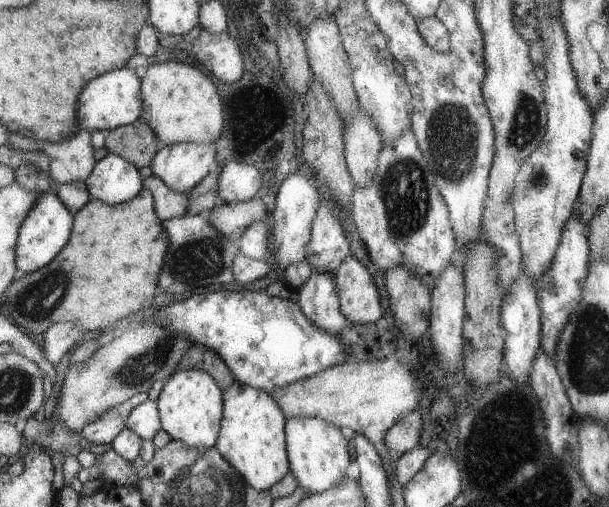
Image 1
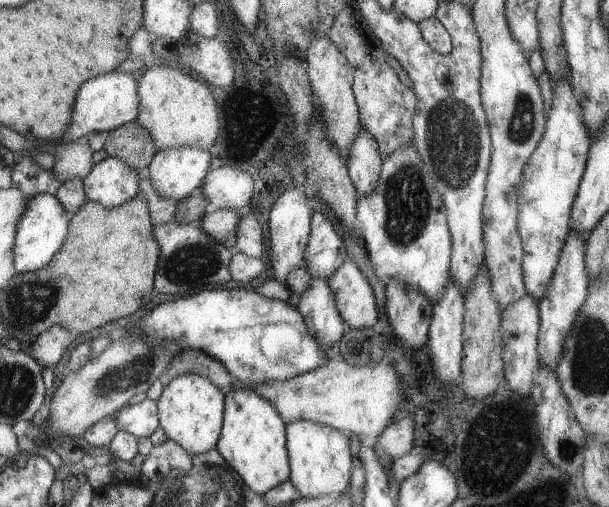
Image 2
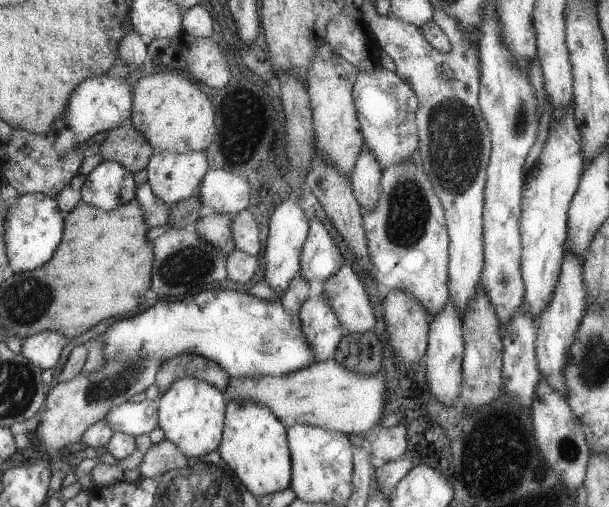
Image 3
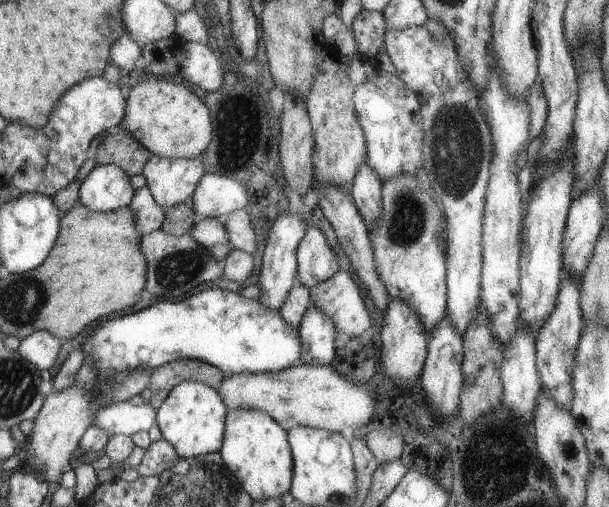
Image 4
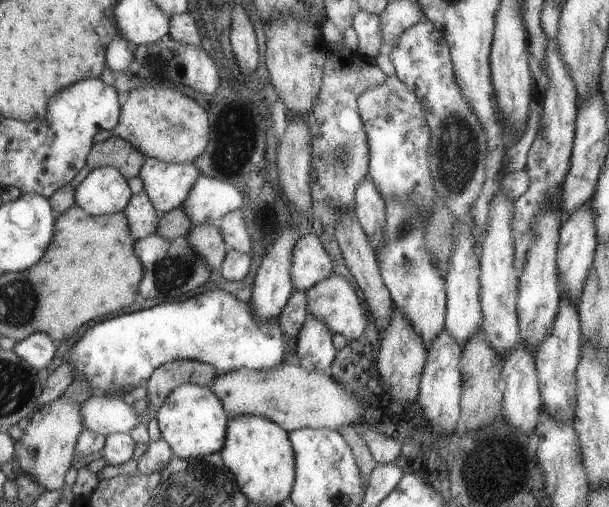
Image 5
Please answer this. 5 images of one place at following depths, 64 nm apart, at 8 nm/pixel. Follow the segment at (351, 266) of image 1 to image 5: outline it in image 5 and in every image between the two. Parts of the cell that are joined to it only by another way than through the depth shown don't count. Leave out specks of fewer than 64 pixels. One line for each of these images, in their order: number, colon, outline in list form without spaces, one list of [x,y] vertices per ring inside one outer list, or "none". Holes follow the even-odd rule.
2: [[[349,258],[329,278],[331,290],[335,290],[335,302],[339,314],[347,322],[347,328],[369,328],[377,322],[377,308],[373,292],[363,274]]]
3: [[[345,262],[331,278],[321,284],[321,294],[331,302],[331,308],[339,316],[339,322],[347,334],[369,332],[369,328],[375,324],[373,310],[361,280],[347,264],[349,262]]]
4: [[[339,270],[329,280],[319,282],[311,296],[311,304],[331,316],[335,328],[349,338],[357,338],[361,332],[367,332],[371,324],[359,288],[345,270]]]
5: [[[331,274],[329,278],[313,284],[309,290],[305,290],[305,296],[307,296],[307,314],[317,316],[323,324],[327,324],[327,328],[331,330],[333,336],[339,334],[351,342],[355,338],[361,338],[363,332],[367,332],[365,310],[361,308],[361,302],[357,300],[355,290],[343,278]]]

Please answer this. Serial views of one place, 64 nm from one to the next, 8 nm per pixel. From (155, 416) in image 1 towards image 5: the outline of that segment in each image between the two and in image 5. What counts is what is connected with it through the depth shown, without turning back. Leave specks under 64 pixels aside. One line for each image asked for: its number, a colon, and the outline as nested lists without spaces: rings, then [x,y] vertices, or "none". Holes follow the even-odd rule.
2: [[[143,400],[133,406],[125,406],[115,414],[115,422],[119,426],[119,432],[133,434],[135,438],[149,438],[159,428],[159,410],[157,402]]]
3: [[[143,400],[139,404],[127,402],[127,404],[119,404],[119,408],[115,408],[113,412],[107,412],[105,422],[109,422],[107,426],[111,426],[113,434],[127,434],[127,436],[149,436],[149,432],[153,428],[159,428],[159,418],[157,418],[157,406],[159,400]]]
4: [[[115,402],[99,410],[93,426],[103,428],[109,436],[133,436],[135,432],[149,432],[149,428],[155,424],[155,412],[157,410],[149,402],[141,406],[133,406],[131,402]]]
5: [[[93,396],[83,402],[83,430],[91,430],[107,438],[109,434],[129,434],[133,426],[149,424],[149,412],[137,414],[133,406],[119,398]]]

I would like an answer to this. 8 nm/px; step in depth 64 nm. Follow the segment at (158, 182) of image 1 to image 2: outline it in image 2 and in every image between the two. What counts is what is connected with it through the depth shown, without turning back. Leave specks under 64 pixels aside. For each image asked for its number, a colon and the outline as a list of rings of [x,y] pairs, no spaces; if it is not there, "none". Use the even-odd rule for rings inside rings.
2: [[[141,180],[137,192],[147,196],[147,200],[151,202],[151,222],[155,222],[155,226],[167,224],[169,220],[175,218],[175,212],[179,212],[181,200],[163,196],[163,192],[159,192],[155,182],[151,182],[151,180]]]

